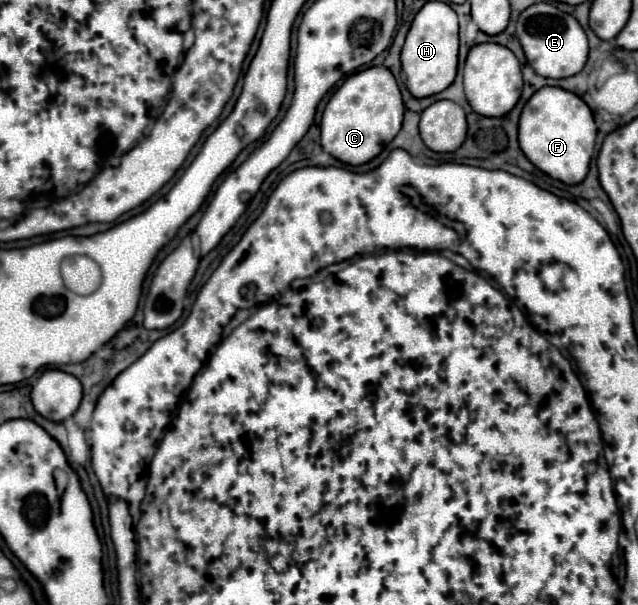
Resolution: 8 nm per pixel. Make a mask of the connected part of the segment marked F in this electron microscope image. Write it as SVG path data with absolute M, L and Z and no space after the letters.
M544 86L526 102L520 116L520 148L526 158L548 176L564 184L582 182L590 170L594 142L594 116L580 96L558 86Z

